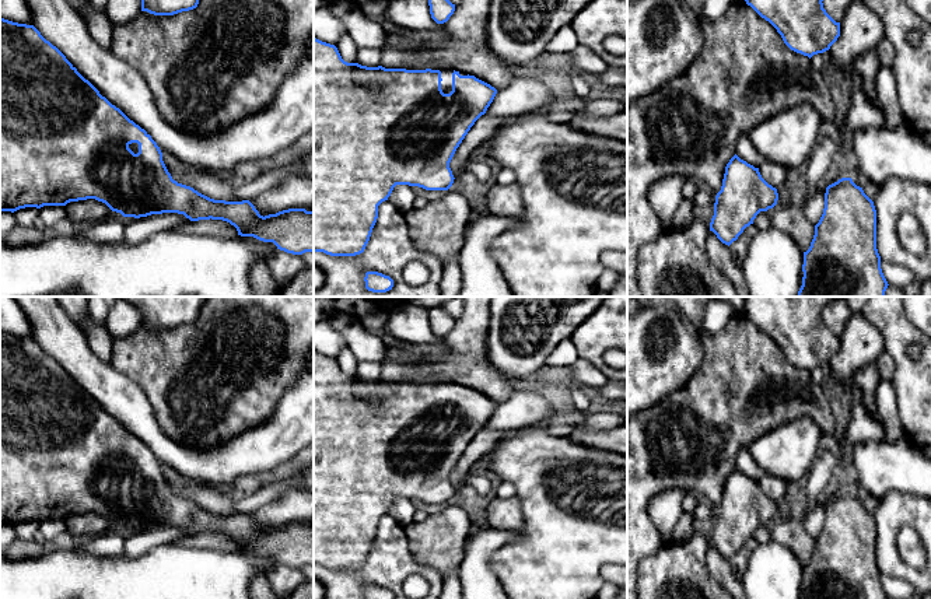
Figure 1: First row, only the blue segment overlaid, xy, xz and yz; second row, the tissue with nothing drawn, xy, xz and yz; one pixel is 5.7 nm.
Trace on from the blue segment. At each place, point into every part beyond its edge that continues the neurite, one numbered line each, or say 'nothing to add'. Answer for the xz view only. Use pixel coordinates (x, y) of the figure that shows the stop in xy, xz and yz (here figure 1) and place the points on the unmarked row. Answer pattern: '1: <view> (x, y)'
1: xz (445, 388)

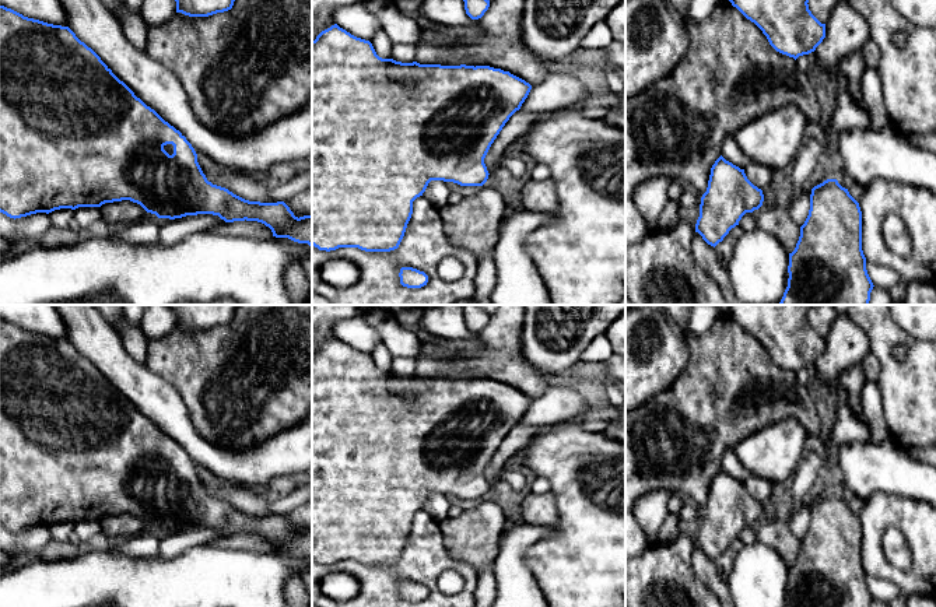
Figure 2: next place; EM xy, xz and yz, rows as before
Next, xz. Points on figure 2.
nothing to add

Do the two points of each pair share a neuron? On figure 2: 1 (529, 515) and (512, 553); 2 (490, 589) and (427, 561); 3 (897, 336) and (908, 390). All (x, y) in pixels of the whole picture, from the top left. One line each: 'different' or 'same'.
1: different
2: different
3: same

